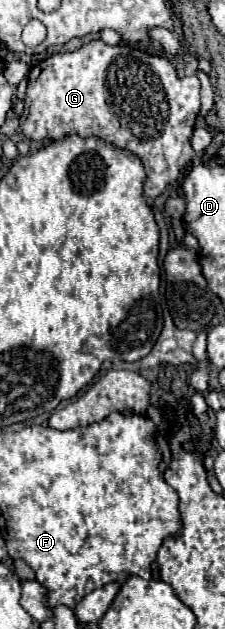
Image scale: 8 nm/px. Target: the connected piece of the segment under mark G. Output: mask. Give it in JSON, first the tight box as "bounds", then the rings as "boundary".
{"bounds":[21,40,199,198],"boundary":[[[93,40],[91,44],[85,44],[75,52],[53,54],[33,66],[33,70],[29,72],[21,132],[37,142],[63,138],[67,134],[99,136],[105,142],[125,148],[139,156],[145,166],[145,196],[157,198],[167,190],[169,184],[183,176],[187,164],[195,156],[195,150],[189,142],[199,114],[199,84],[195,84],[195,78],[191,80],[193,84],[187,84],[187,78],[179,78],[169,58],[151,56],[147,52],[141,52],[139,48],[131,48],[125,44],[107,46],[101,40]]]}

